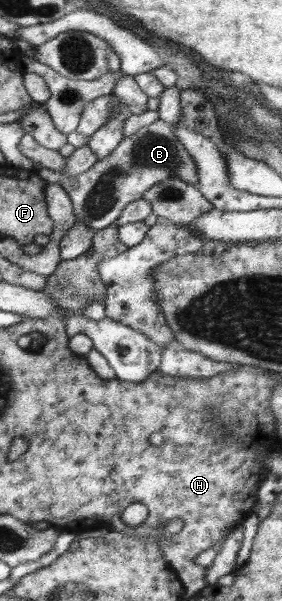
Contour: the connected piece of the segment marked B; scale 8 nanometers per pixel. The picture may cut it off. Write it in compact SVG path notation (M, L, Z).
M161 118L140 127L132 136L123 138L121 143L107 157L97 160L87 171L67 178L51 169L38 169L39 177L47 184L61 184L68 192L77 220L83 220L93 230L105 229L112 225L125 204L137 201L151 186L171 177L179 177L197 187L197 165L175 137L173 126Z

